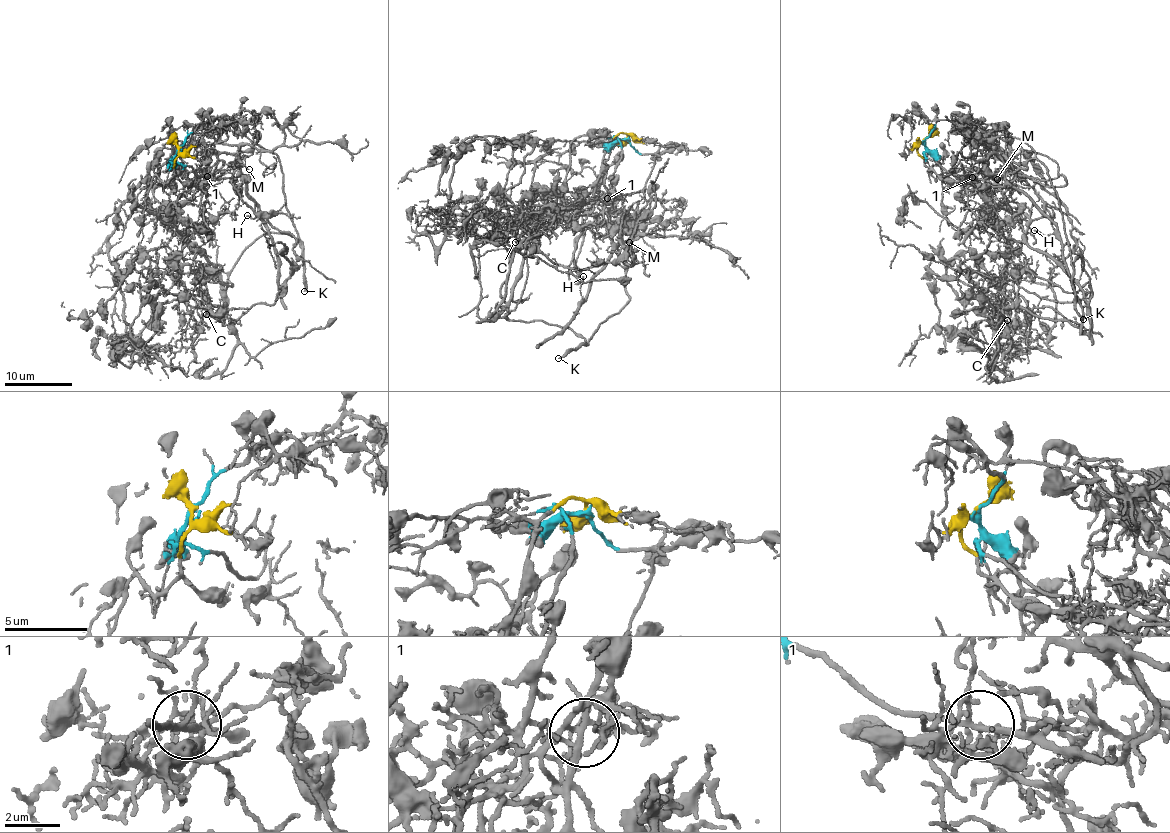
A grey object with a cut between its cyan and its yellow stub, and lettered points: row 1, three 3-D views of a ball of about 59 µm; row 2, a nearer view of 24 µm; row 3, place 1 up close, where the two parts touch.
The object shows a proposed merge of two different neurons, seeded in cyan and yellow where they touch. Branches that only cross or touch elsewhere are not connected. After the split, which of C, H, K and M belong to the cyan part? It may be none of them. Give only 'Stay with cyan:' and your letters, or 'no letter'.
Stay with cyan: H, M

